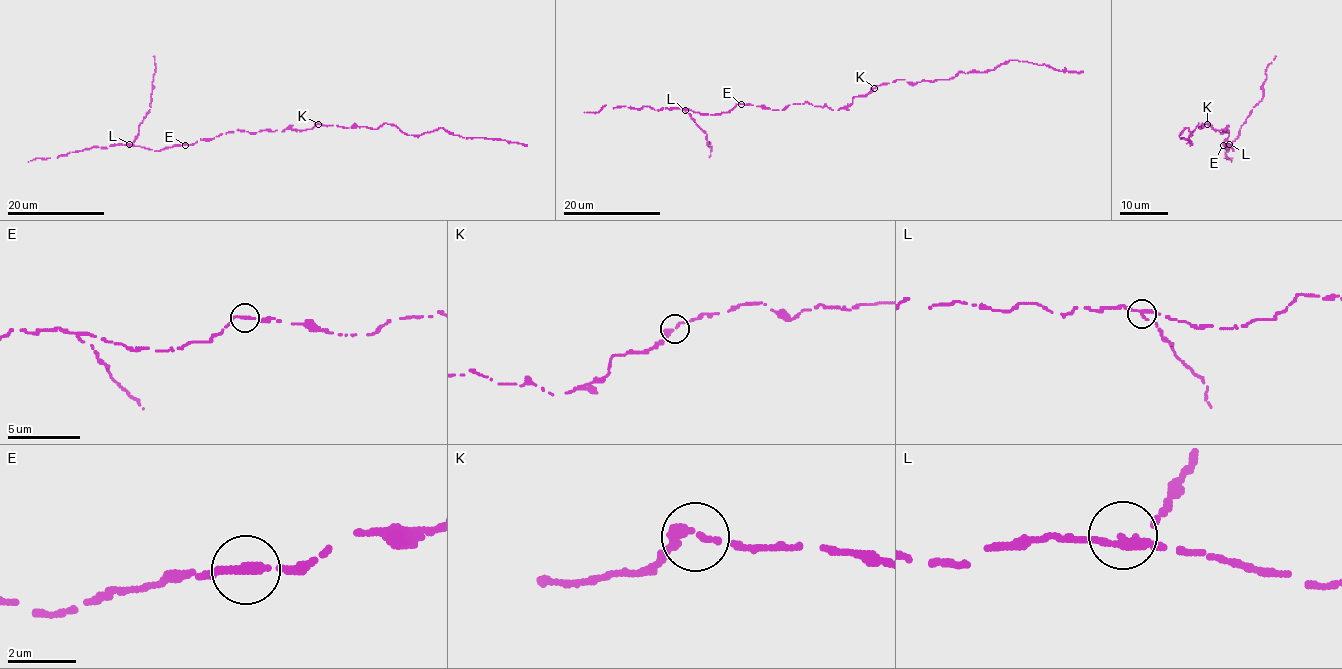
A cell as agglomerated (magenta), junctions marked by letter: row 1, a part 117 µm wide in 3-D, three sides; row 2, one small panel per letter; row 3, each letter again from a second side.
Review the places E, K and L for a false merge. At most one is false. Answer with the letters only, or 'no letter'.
L

